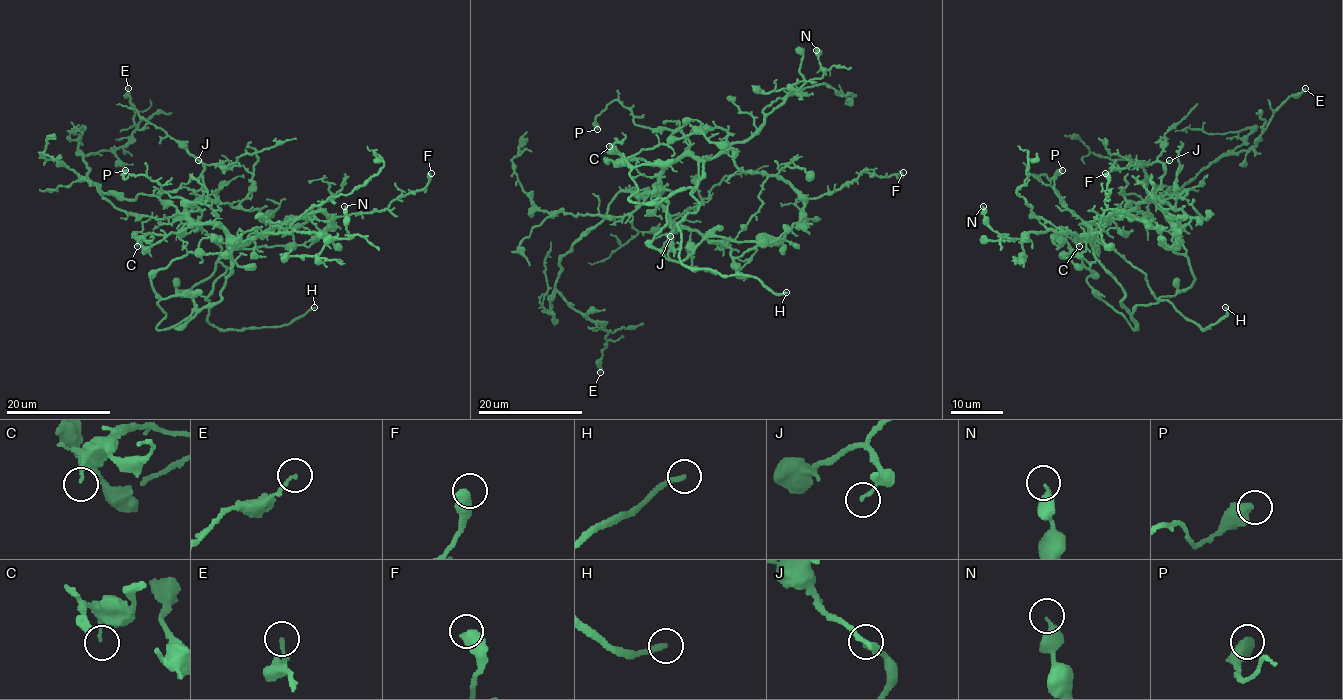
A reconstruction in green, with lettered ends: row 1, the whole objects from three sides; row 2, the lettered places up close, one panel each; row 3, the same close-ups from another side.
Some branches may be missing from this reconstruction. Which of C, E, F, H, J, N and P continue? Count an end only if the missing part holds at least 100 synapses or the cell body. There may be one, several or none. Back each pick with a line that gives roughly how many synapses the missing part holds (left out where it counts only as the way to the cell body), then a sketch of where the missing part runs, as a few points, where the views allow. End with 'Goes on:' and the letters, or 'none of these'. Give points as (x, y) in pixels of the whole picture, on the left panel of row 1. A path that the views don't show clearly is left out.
H: missing branch runs (314, 307), (333, 306), (322, 294), (327, 251), (321, 243), (316, 245), (321, 247)
Goes on: H

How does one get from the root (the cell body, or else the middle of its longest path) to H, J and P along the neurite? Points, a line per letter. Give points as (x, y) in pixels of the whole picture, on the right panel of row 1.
H: (1109, 213), (1088, 225), (1095, 238), (1141, 270), (1158, 298), (1202, 330), (1220, 319), (1225, 307)
J: (1109, 213), (1129, 212), (1141, 203), (1150, 202), (1160, 186), (1164, 164), (1169, 160)
P: (1109, 213), (1099, 223), (1084, 223), (1064, 206), (1056, 190), (1034, 176), (1045, 174), (1053, 178), (1062, 170)

